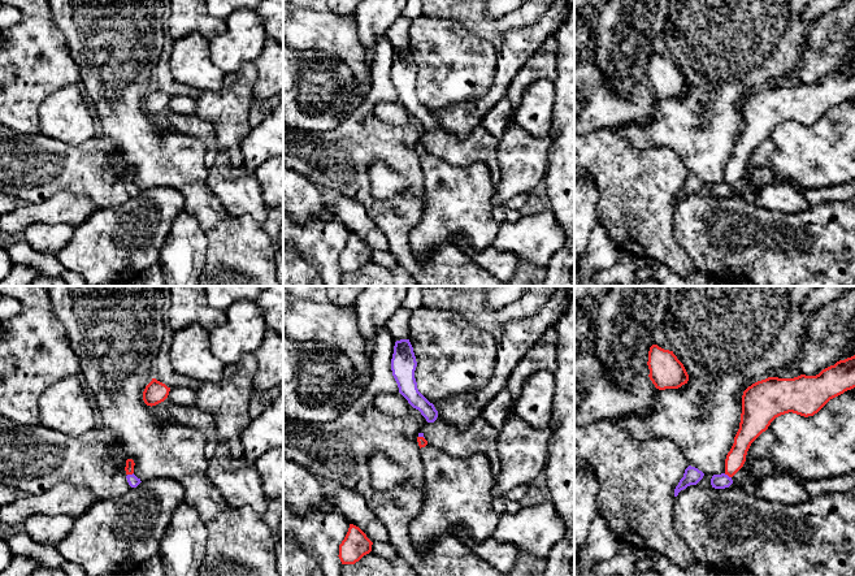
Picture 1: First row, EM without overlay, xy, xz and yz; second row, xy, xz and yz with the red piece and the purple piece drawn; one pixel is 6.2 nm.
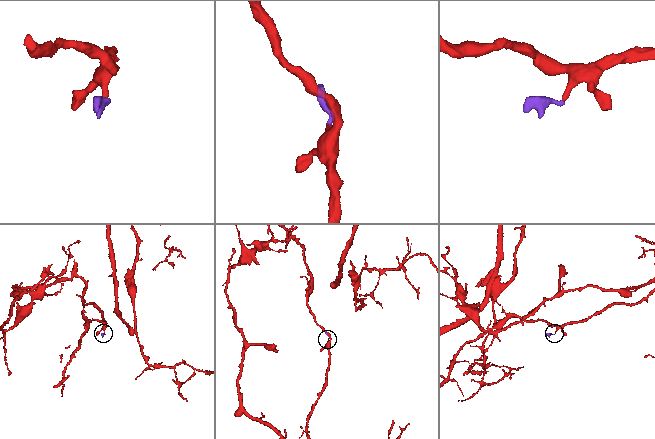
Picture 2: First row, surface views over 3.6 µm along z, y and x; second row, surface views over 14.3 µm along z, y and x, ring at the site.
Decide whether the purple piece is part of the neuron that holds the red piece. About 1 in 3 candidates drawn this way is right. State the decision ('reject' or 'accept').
accept

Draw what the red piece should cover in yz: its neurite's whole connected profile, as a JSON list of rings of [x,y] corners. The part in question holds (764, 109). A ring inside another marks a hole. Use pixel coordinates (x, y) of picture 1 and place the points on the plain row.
[[[855,64],[837,70],[816,85],[768,86],[748,95],[742,104],[742,122],[734,152],[725,168],[725,181],[713,183],[711,194],[725,198],[743,176],[751,152],[771,131],[793,121],[804,126],[817,122],[830,108],[855,96]]]

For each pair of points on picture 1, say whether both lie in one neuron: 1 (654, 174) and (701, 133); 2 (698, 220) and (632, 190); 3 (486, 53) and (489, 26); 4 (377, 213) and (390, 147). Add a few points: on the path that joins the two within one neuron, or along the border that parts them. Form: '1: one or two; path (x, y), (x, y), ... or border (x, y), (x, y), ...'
1: two; border (646, 148), (668, 147), (681, 160), (689, 173)
2: two; border (676, 206), (673, 238)
3: two; border (461, 24), (486, 39), (495, 48)
4: one; path (363, 194), (361, 164), (370, 155)

